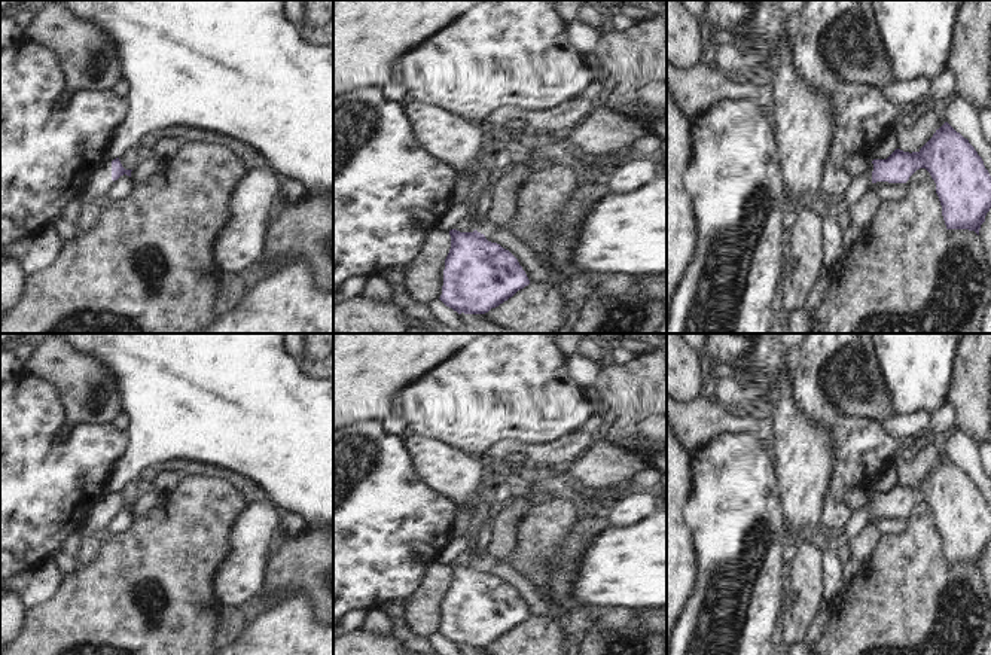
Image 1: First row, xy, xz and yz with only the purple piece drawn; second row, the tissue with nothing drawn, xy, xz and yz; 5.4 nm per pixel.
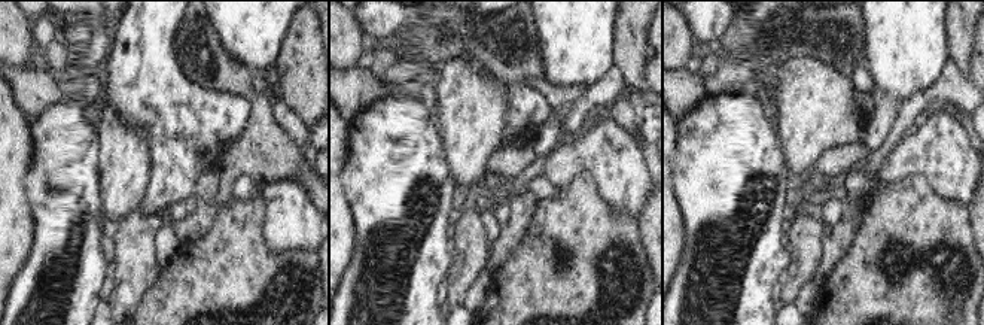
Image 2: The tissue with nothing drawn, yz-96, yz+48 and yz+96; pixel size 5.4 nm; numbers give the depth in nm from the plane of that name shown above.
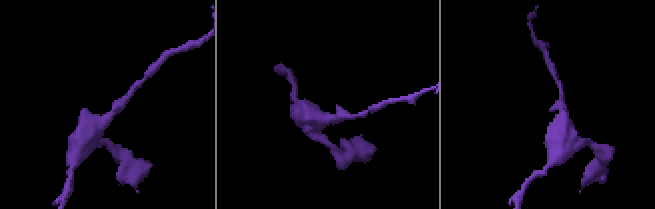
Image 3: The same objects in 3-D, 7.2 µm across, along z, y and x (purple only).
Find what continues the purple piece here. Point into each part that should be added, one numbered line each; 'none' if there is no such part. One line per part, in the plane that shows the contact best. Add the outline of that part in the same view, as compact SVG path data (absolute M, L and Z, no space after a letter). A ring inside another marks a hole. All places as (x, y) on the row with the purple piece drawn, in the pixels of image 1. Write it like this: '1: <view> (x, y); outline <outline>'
1: xy (100, 180); outline M109 156L95 167L88 180L83 183L82 191L76 196L80 202L94 201L98 195L106 195L107 189L113 185L112 180L112 161Z

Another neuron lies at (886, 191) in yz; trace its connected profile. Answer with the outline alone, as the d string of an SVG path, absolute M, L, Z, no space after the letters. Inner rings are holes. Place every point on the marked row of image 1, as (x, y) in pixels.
M876 182L872 189L881 199L900 198L906 194L906 183Z

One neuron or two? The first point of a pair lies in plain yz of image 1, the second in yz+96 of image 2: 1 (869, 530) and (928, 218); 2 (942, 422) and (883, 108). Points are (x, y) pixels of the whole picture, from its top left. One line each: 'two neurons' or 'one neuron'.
1: two neurons
2: two neurons

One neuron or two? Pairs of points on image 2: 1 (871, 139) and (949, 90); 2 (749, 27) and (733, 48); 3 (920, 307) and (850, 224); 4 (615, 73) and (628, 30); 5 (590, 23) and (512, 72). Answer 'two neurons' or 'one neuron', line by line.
1: two neurons
2: one neuron
3: two neurons
4: two neurons
5: two neurons

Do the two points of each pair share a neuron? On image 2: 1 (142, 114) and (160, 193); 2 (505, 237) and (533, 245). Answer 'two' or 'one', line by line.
1: one
2: two

